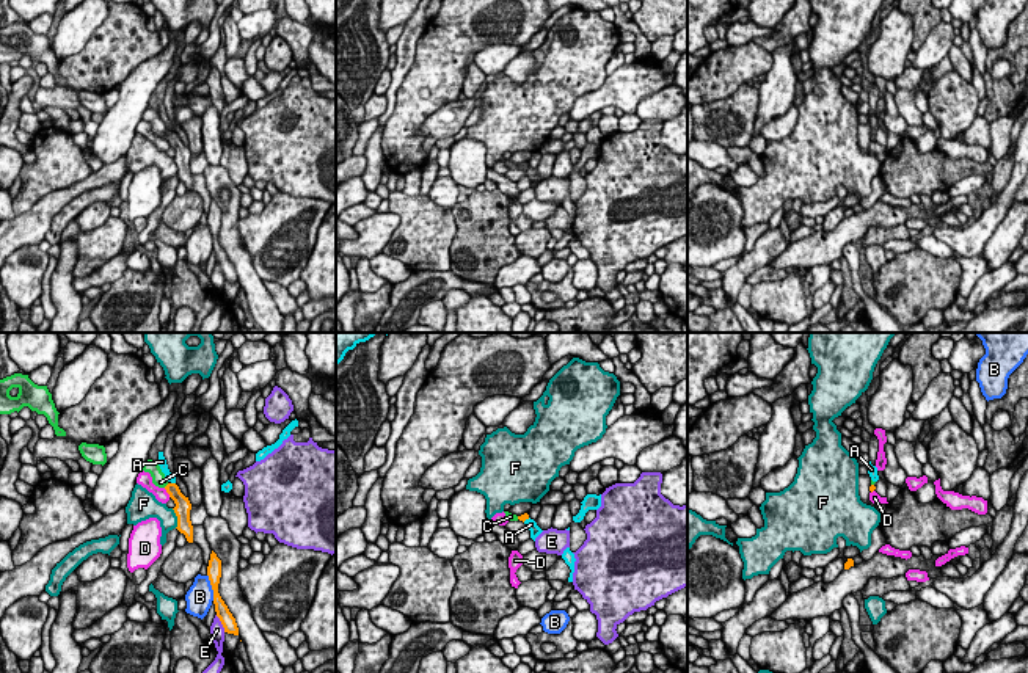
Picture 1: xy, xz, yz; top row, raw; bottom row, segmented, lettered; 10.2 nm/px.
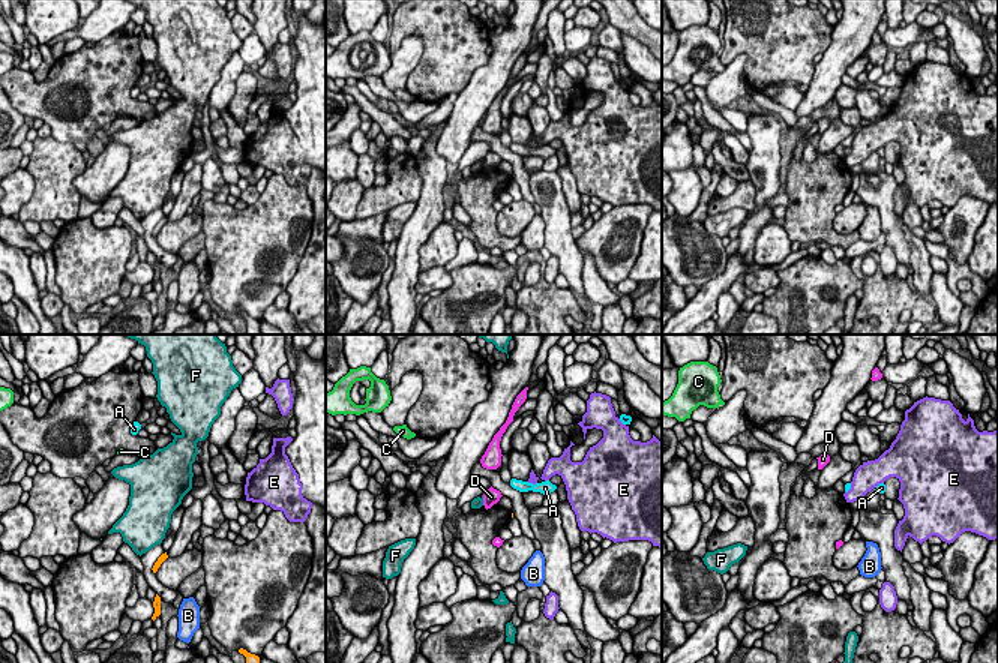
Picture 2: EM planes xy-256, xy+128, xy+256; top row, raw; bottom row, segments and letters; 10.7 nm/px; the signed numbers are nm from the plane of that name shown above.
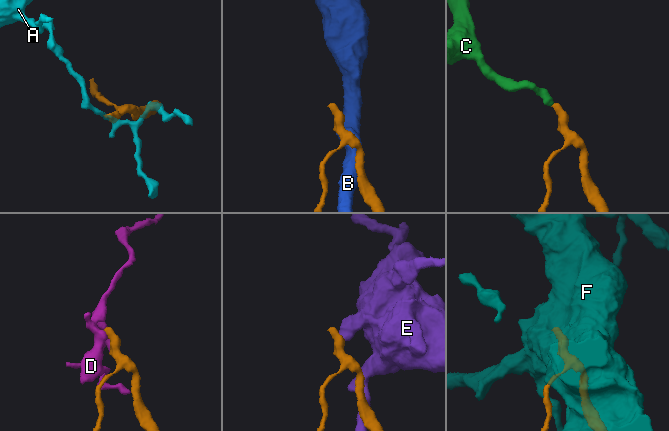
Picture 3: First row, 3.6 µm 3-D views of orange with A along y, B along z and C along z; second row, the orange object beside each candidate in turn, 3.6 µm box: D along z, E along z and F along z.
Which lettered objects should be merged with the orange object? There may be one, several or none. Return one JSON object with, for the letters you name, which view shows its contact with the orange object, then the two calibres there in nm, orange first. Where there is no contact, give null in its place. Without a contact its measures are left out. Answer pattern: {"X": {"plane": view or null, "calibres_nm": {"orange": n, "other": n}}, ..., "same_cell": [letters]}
{"C": {"plane": "xy", "calibres_nm": {"orange": 160, "other": 140}}, "same_cell": ["C"]}

